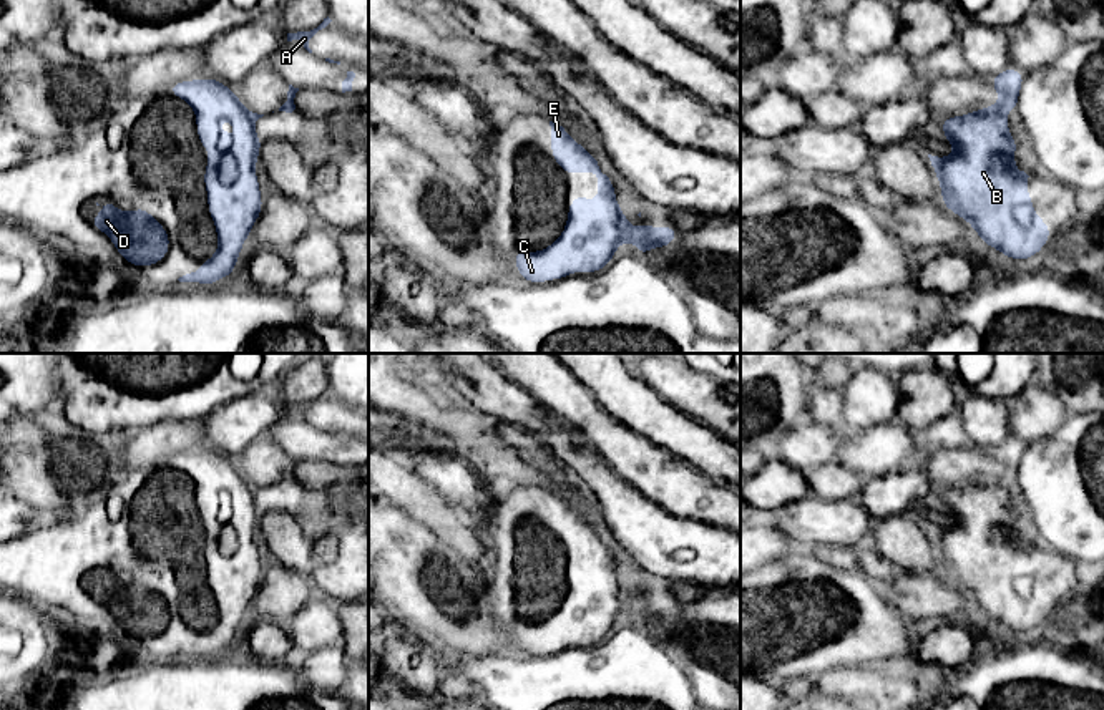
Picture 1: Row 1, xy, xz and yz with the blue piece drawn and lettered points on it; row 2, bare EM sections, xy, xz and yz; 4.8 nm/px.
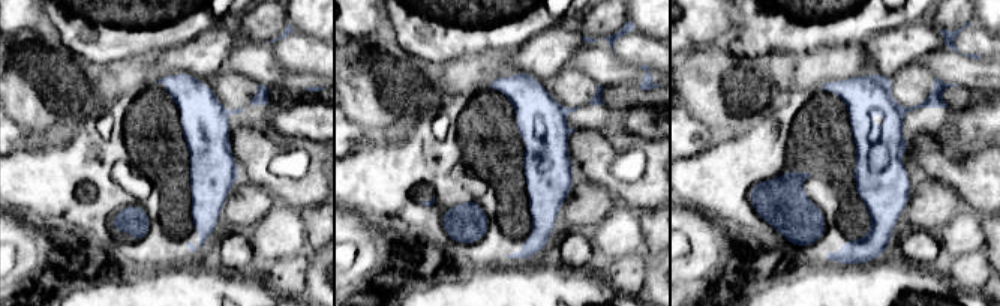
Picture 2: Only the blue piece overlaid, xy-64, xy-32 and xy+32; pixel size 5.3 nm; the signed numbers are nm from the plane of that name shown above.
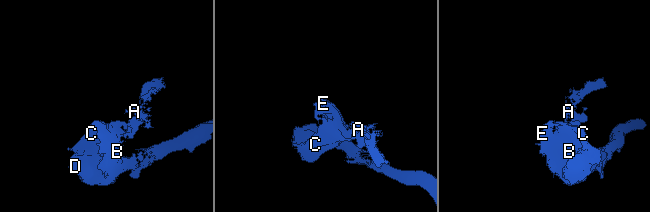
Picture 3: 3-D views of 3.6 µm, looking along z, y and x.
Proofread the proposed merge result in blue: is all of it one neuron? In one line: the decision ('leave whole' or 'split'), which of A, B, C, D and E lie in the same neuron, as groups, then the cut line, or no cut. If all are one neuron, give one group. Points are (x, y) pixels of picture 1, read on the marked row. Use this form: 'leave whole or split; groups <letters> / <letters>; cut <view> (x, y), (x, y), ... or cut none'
split; groups A / B C D E; cut xz (618, 206), (618, 243), (610, 259)

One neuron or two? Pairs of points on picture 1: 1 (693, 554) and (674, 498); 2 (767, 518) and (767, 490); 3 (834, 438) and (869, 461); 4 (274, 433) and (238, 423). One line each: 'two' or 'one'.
1: two
2: two
3: two
4: two

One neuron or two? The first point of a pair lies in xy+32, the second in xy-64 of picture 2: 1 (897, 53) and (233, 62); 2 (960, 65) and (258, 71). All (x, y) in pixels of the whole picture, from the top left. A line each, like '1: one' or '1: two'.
1: two
2: one

